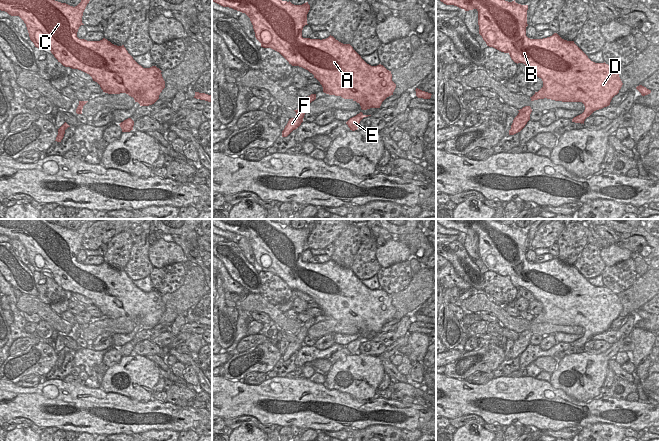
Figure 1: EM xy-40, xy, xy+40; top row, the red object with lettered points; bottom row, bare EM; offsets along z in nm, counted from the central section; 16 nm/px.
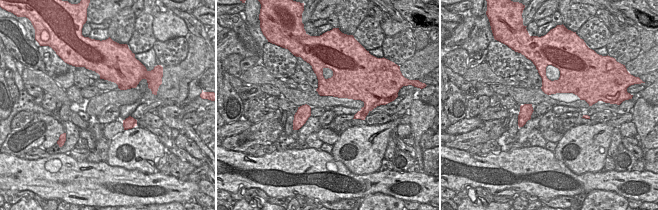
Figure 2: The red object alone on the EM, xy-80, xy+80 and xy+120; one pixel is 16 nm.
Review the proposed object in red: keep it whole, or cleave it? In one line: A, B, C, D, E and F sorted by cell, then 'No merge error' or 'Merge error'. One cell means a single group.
Groups: A B C D E F. No merge error

